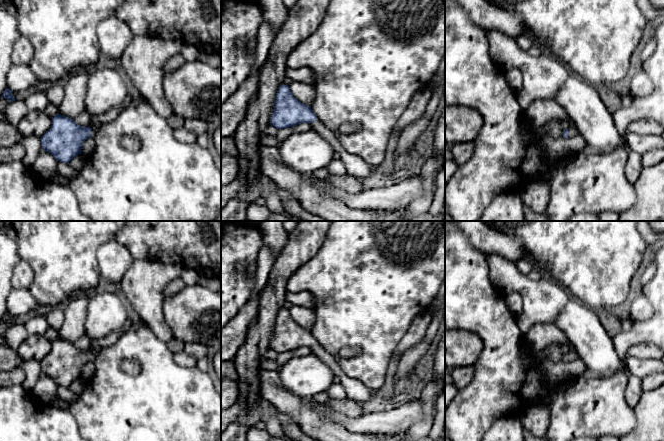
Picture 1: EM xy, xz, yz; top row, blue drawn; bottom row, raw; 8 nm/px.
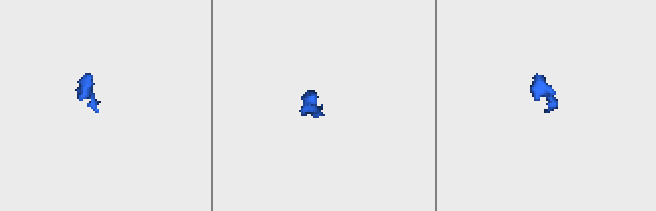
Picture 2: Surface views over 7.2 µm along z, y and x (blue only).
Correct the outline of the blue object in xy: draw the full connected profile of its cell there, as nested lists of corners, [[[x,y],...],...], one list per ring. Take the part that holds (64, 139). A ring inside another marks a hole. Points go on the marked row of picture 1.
[[[56,114],[51,128],[40,138],[43,151],[52,154],[57,161],[69,163],[81,154],[83,142],[96,133],[95,128],[78,125],[74,119]]]

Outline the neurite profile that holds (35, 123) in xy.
[[[29,111],[16,125],[19,134],[25,138],[36,136],[41,138],[52,125],[52,118],[41,111]]]

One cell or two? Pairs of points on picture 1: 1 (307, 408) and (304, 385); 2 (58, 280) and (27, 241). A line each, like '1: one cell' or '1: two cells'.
1: two cells
2: one cell

